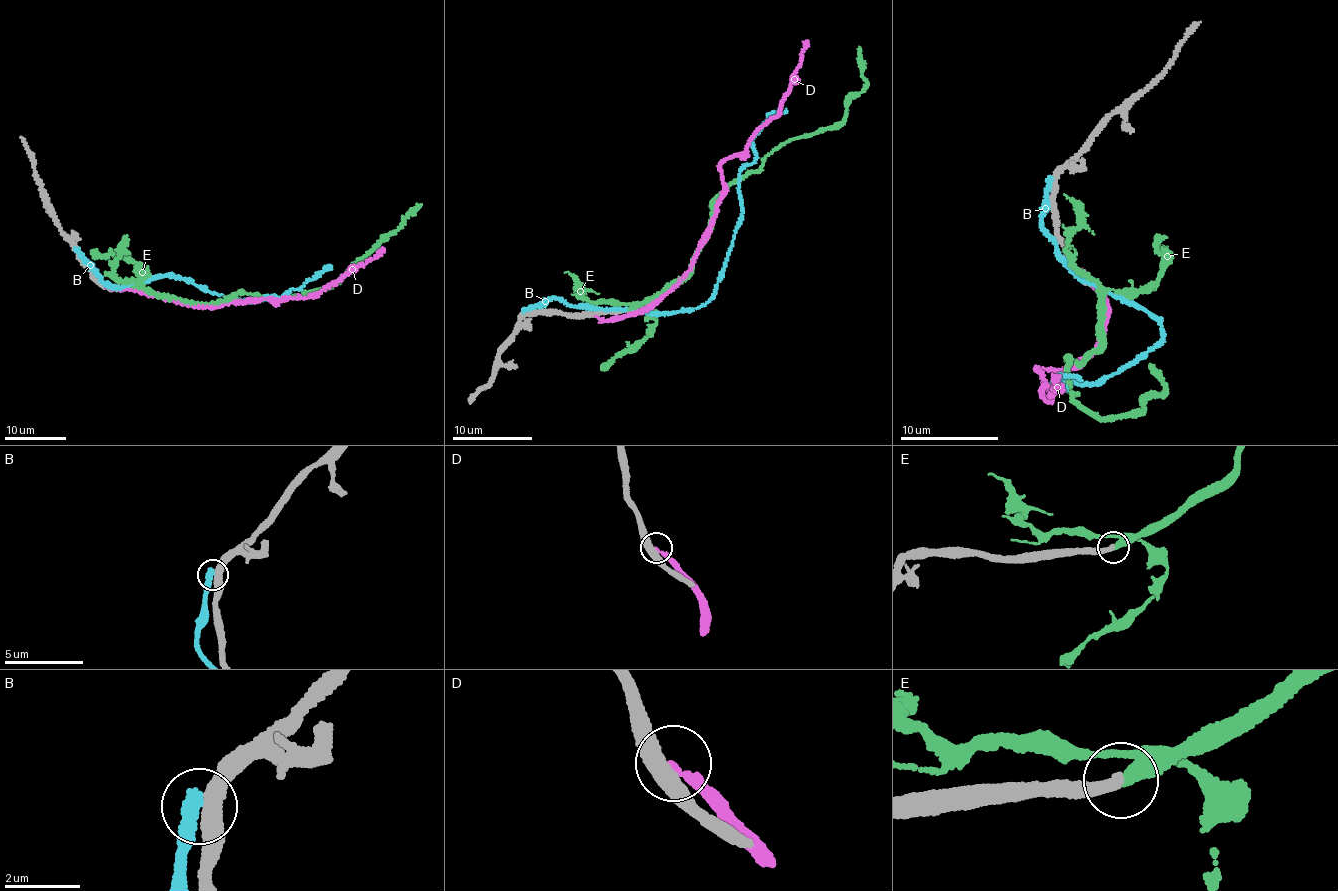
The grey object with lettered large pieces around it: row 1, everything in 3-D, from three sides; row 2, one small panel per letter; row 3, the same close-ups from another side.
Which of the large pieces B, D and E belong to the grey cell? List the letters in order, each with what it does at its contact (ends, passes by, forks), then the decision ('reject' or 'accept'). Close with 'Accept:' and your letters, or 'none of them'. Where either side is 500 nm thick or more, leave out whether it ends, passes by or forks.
B: it ends there; reject
D: it ends there; reject
E: it ends there; accept
Accept: E

